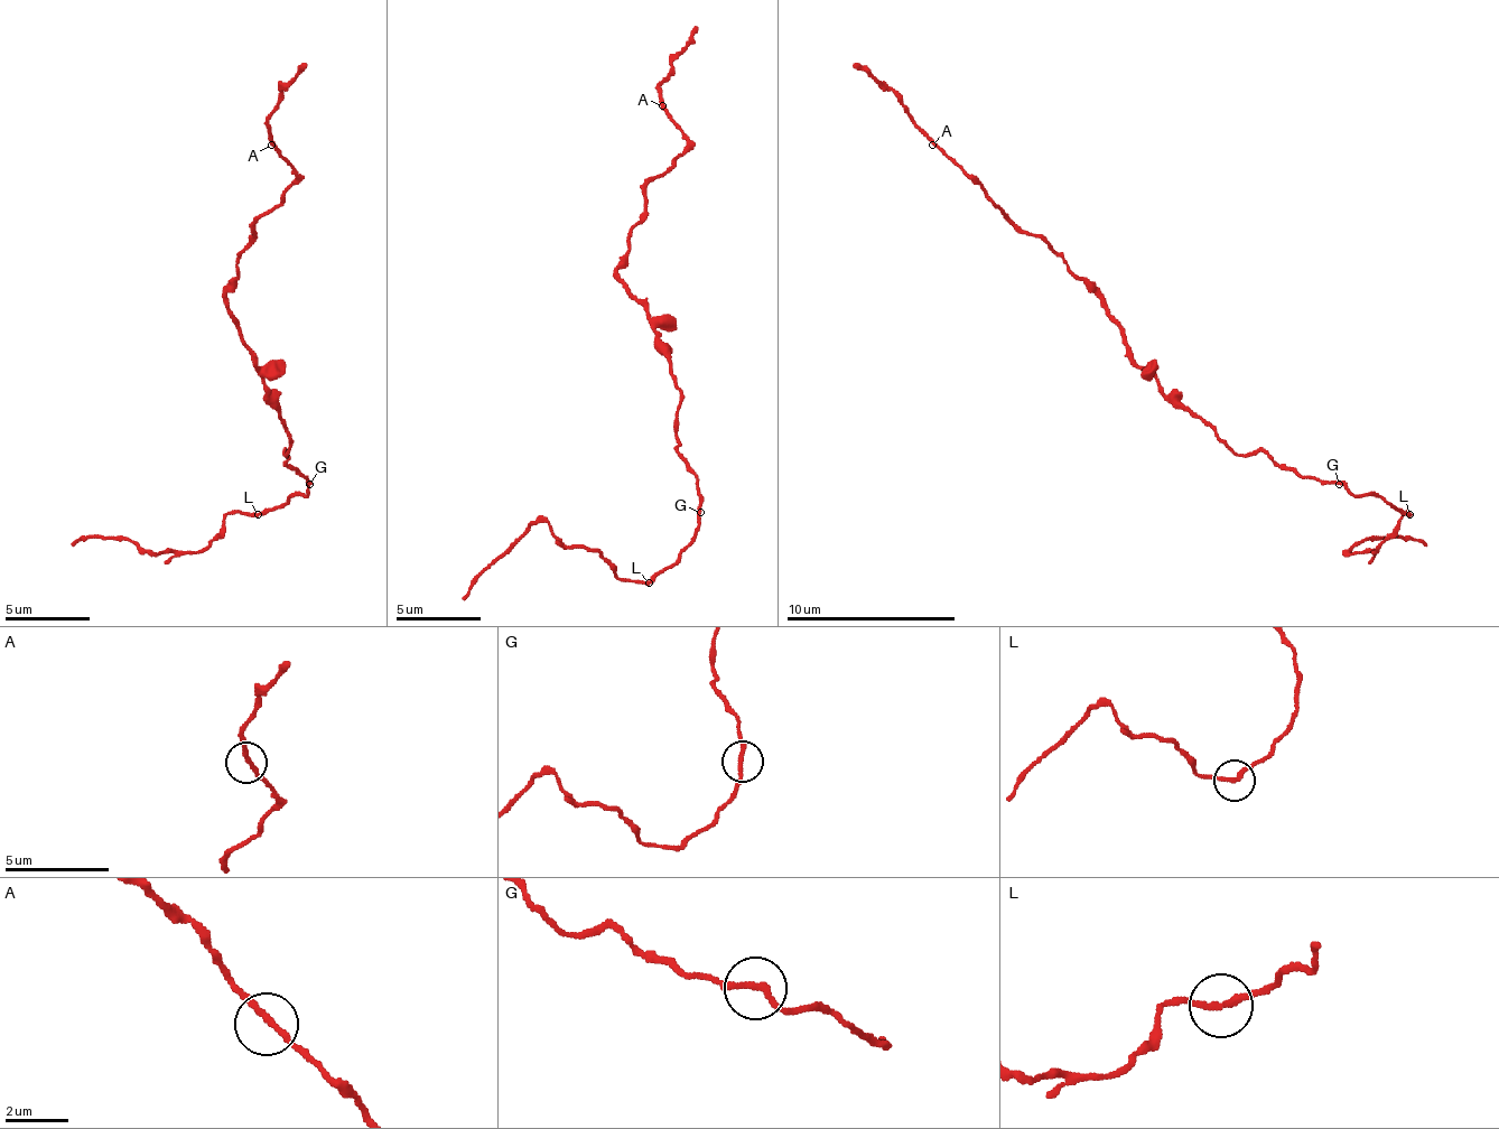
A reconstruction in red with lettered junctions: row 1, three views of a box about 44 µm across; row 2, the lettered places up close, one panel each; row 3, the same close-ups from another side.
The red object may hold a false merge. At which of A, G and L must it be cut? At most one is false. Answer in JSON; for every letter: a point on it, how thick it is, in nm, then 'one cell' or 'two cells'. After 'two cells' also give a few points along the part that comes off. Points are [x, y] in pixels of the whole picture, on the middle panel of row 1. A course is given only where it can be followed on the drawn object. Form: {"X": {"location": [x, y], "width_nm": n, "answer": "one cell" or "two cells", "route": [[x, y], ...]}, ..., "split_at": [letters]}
{"A": {"location": [662, 105], "width_nm": 190, "answer": "one cell"}, "G": {"location": [700, 512], "width_nm": 200, "answer": "one cell"}, "L": {"location": [649, 582], "width_nm": 200, "answer": "one cell"}, "split_at": []}

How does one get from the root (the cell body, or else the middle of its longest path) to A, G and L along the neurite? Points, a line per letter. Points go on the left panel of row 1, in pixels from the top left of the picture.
A: (279, 411), (224, 297), (238, 276), (238, 255), (254, 238), (254, 225), (297, 179), (271, 145)
G: (279, 411), (288, 437), (288, 463), (309, 484)
L: (279, 411), (288, 437), (288, 463), (309, 484), (309, 492), (259, 513)

